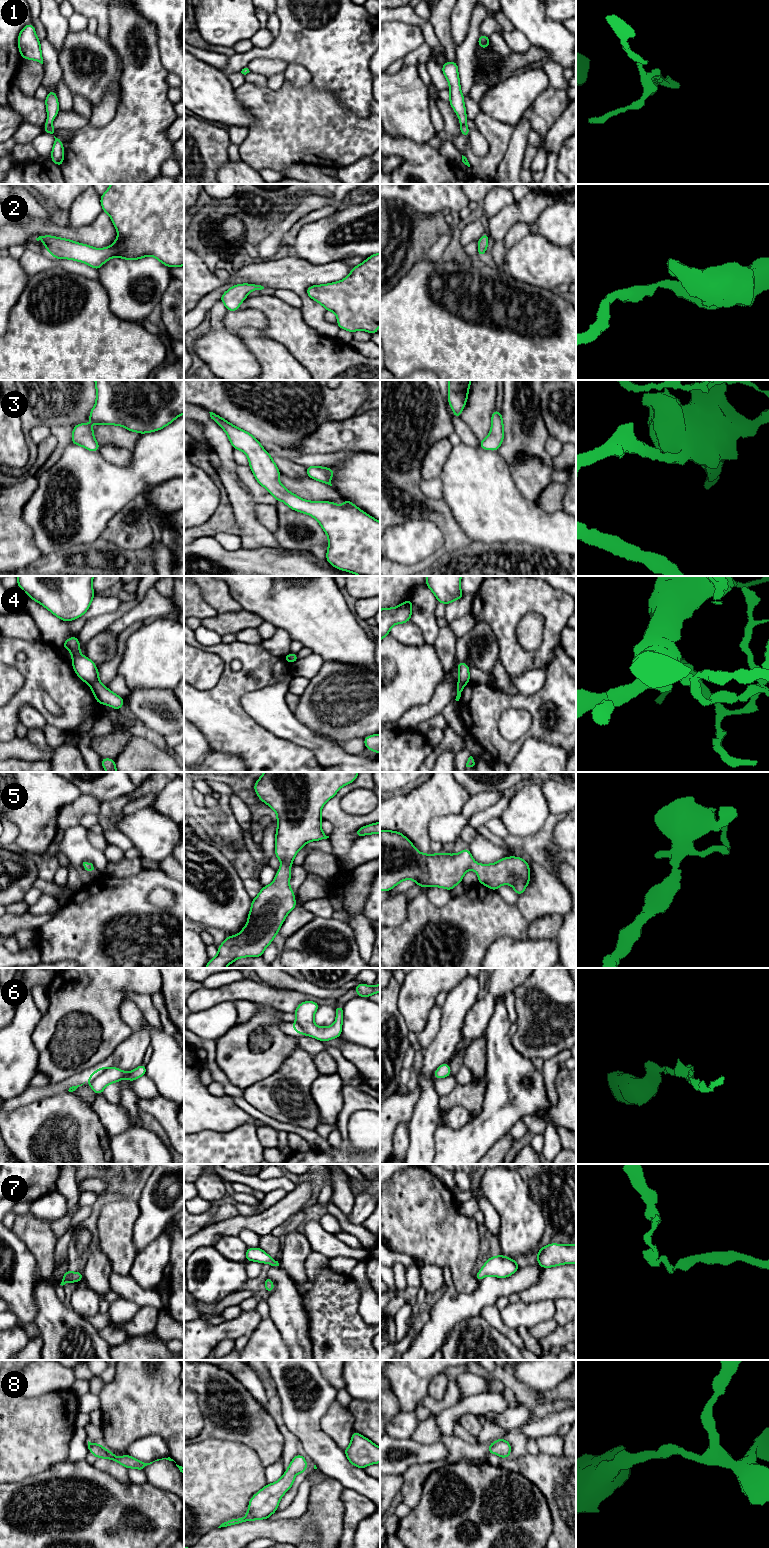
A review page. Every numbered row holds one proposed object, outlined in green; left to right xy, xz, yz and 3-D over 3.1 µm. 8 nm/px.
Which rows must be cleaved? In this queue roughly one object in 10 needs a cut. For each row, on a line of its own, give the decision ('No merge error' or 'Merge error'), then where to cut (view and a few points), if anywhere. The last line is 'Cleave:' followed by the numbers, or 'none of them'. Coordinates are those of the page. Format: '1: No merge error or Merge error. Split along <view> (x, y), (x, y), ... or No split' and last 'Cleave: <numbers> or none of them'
1: No merge error. No split
2: No merge error. No split
3: No merge error. No split
4: Merge error. Split along xy (98, 679), (90, 685)
5: No merge error. No split
6: No merge error. No split
7: No merge error. No split
8: No merge error. No split
Cleave: 4

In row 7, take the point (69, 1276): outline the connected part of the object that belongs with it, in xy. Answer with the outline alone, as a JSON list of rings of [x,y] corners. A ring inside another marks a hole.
[[[67,1270],[65,1273],[64,1273],[64,1276],[63,1276],[63,1279],[62,1279],[62,1282],[60,1285],[65,1285],[67,1282],[74,1282],[74,1283],[77,1283],[83,1278],[83,1275],[82,1275],[82,1272],[71,1272],[69,1270]]]

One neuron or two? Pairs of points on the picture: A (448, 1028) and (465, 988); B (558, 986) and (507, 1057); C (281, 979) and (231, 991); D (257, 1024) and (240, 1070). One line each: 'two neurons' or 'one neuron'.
A: one neuron
B: two neurons
C: two neurons
D: one neuron

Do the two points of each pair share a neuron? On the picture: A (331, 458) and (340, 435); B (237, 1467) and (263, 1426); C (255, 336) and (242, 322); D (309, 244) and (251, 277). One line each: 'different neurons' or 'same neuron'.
A: different neurons
B: different neurons
C: different neurons
D: different neurons

